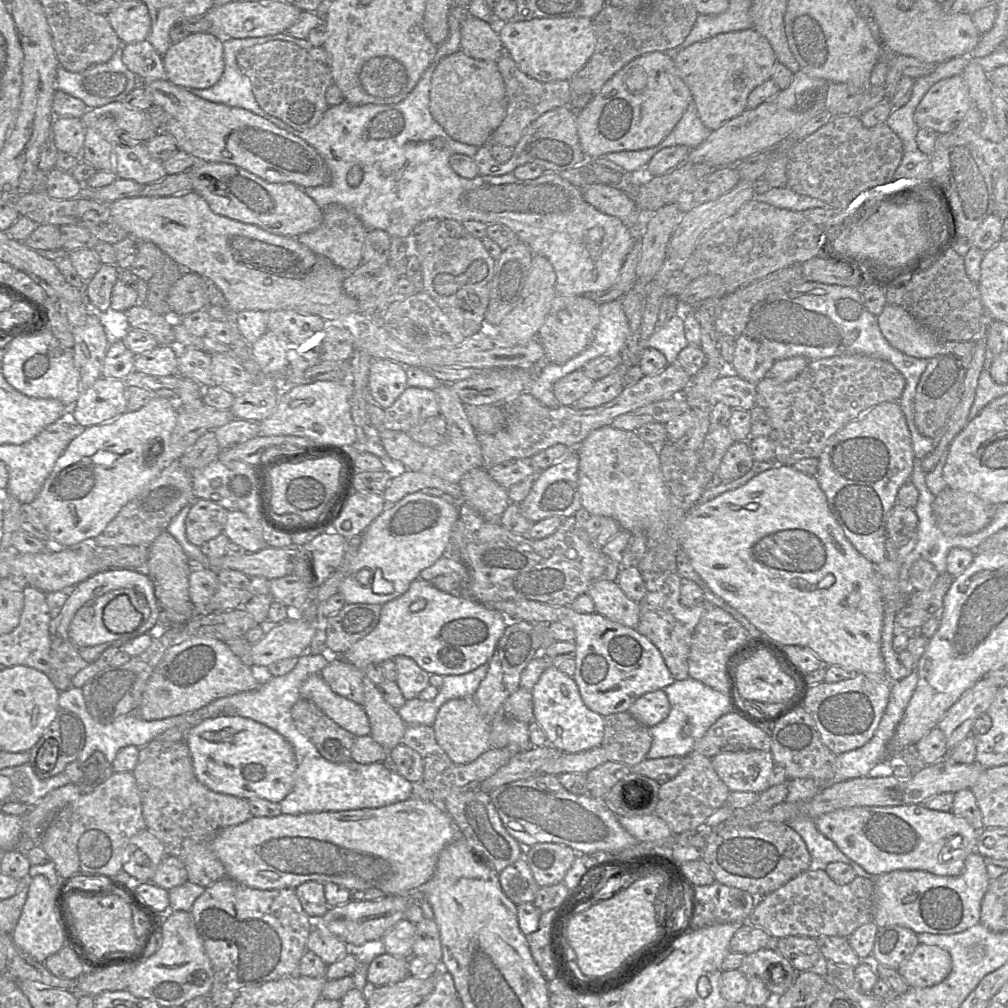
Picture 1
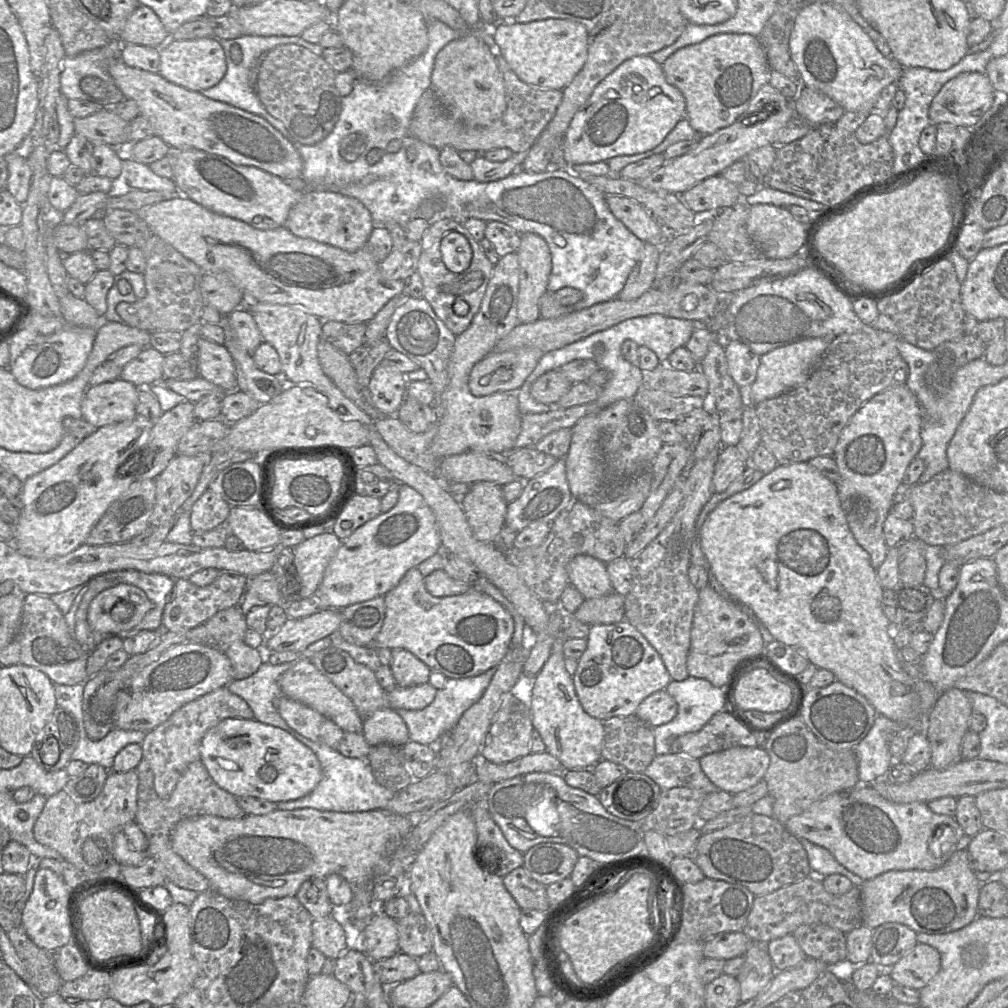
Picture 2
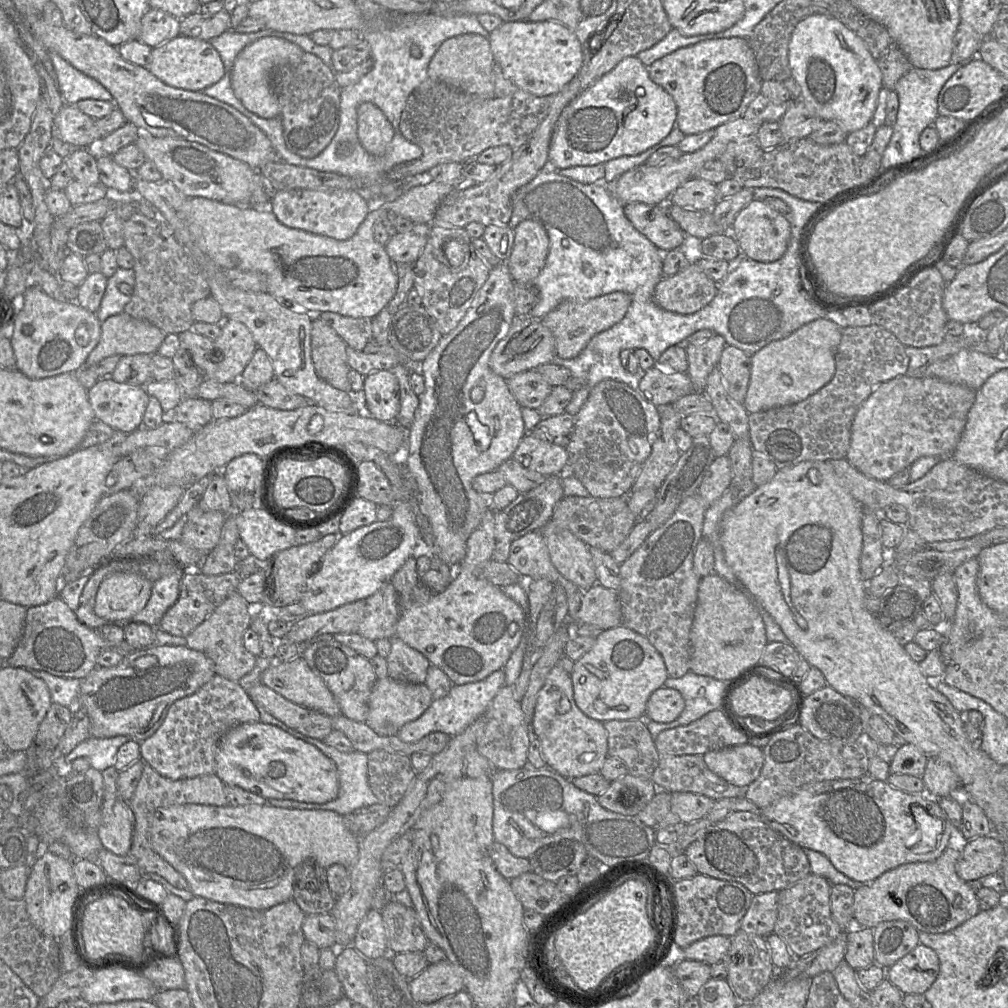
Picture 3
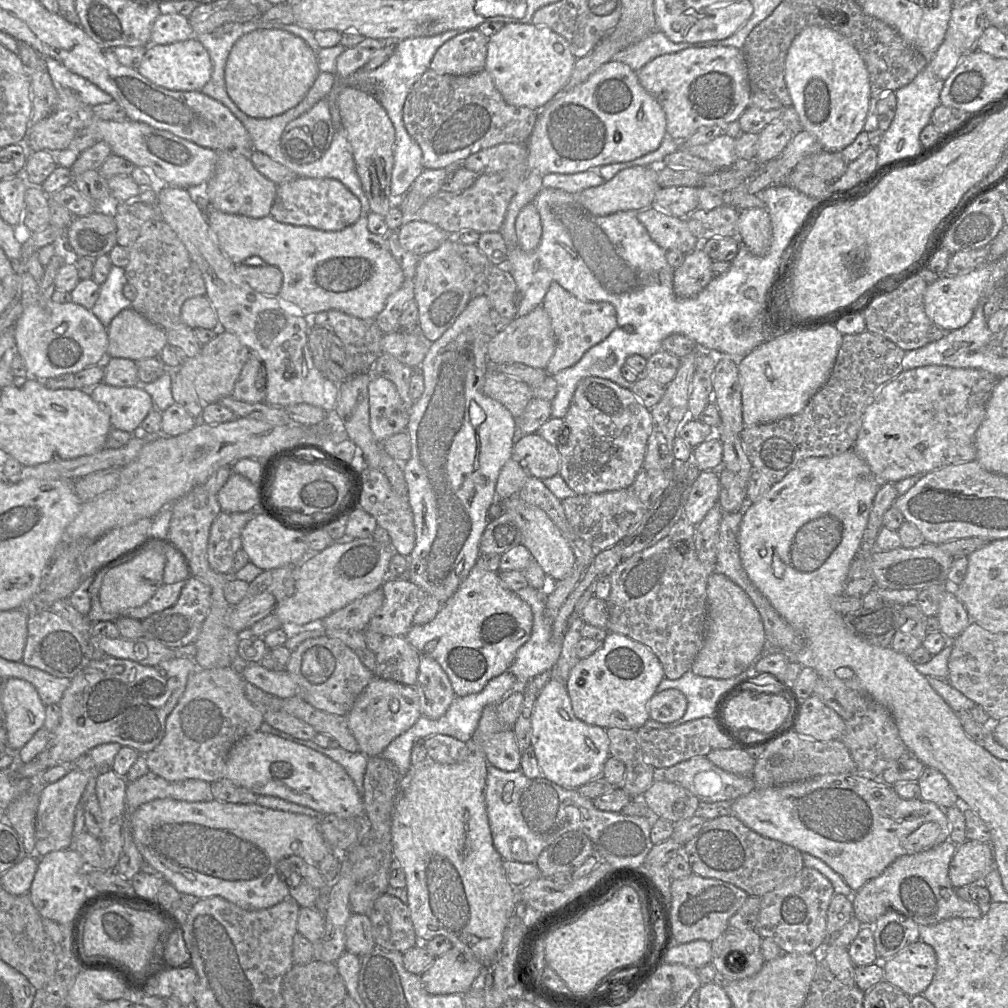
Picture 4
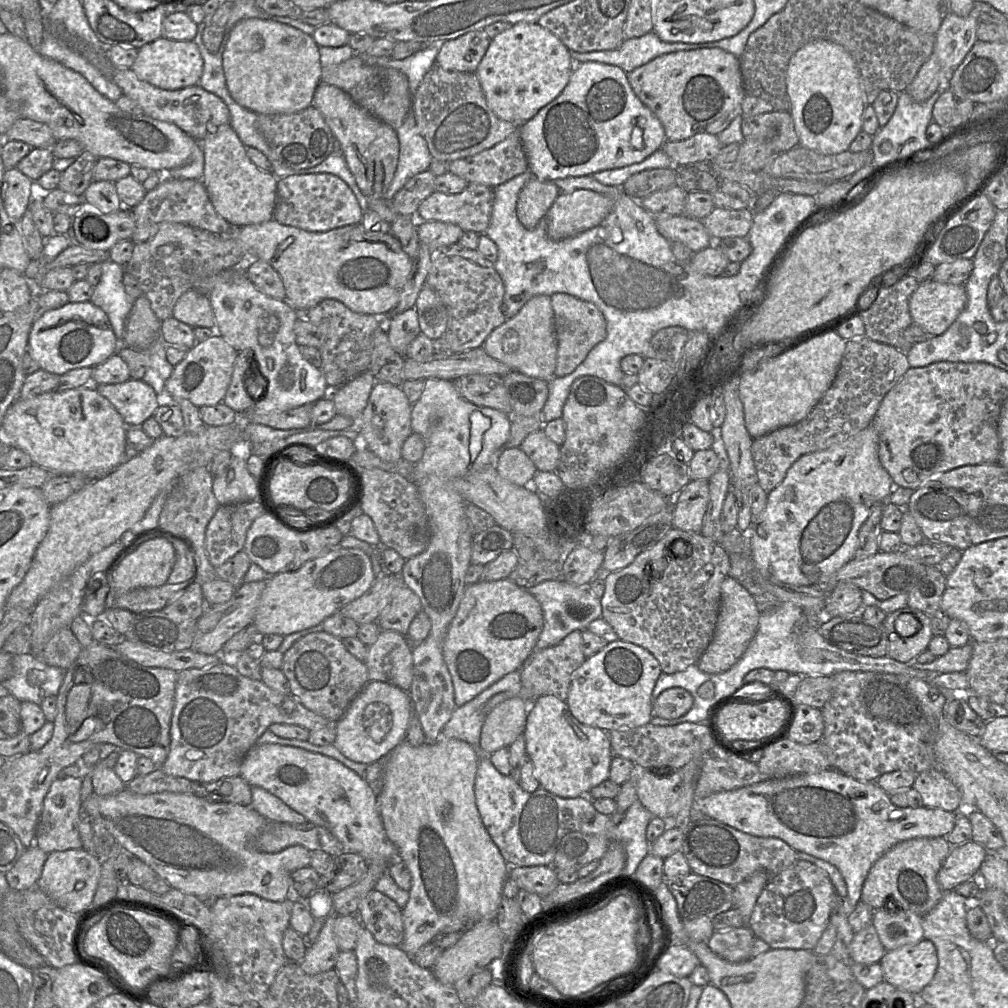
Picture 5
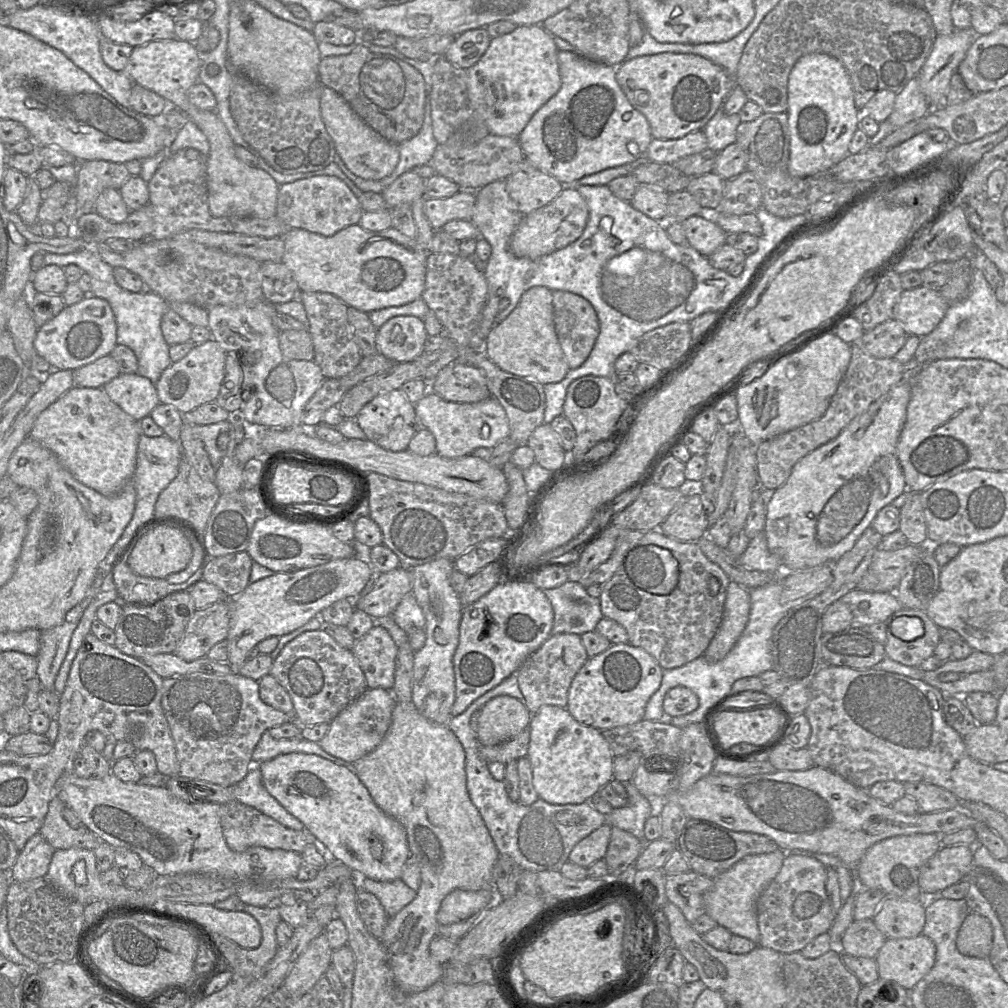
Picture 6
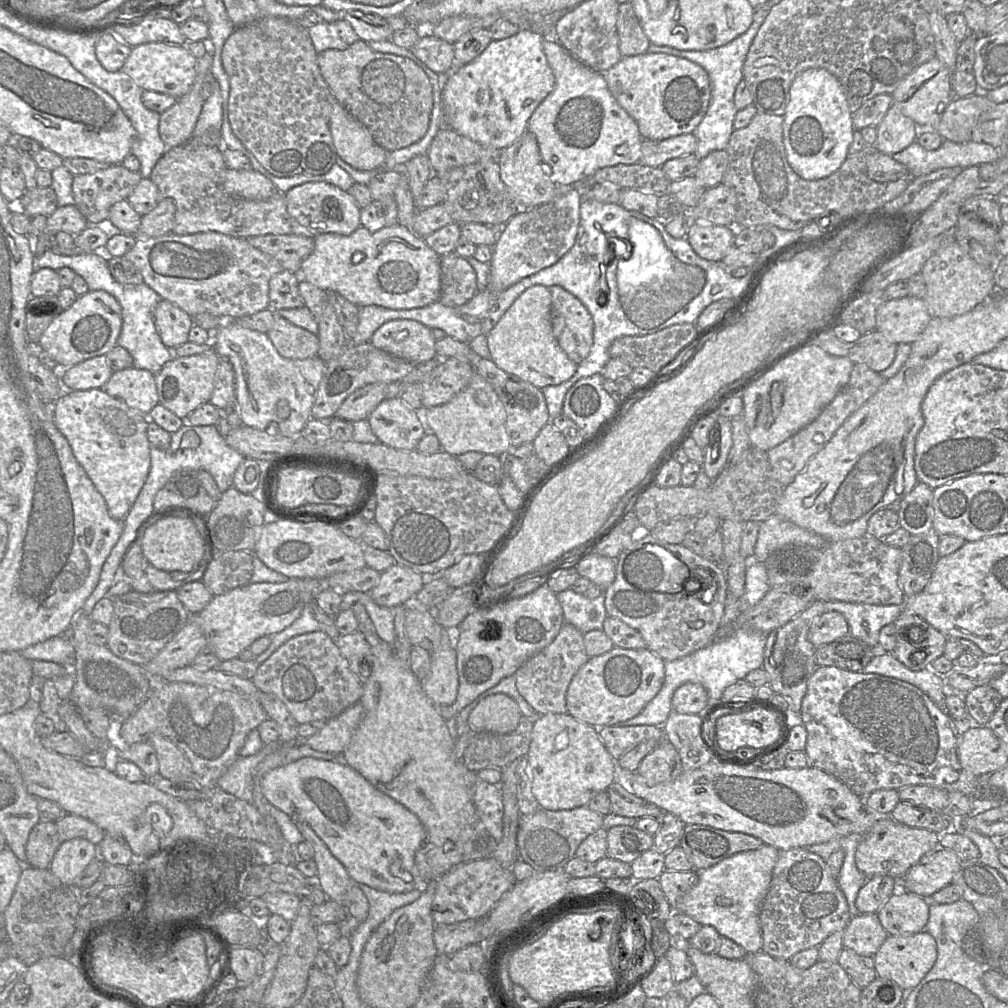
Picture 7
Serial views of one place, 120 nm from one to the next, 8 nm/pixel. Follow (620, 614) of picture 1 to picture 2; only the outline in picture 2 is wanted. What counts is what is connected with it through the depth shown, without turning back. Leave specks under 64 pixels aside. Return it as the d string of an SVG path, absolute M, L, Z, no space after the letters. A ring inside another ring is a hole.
M588 555L575 556L568 565L570 585L577 589L584 599L601 597L613 592L606 564Z

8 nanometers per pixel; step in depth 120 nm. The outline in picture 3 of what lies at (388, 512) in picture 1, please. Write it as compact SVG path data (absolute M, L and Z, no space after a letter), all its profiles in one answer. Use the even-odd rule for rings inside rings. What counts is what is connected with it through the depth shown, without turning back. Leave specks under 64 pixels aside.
M370 449L372 459L388 478L395 494L392 514L385 521L375 521L343 535L329 549L309 575L299 603L308 614L331 611L345 604L366 599L390 582L394 573L413 556L417 545L418 528L414 513L406 501L406 480L401 468L377 449Z

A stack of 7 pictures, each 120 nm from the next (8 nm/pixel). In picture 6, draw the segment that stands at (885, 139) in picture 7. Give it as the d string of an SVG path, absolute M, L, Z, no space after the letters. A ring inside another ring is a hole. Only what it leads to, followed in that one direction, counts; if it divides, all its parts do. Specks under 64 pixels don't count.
M918 75L908 81L903 90L896 94L894 108L887 120L900 128L921 118L929 111L928 102L921 92Z

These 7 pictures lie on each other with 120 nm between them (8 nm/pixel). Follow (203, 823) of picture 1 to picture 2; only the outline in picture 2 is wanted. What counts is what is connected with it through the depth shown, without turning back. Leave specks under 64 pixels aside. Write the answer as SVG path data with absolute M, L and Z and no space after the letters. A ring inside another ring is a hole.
M142 759L135 770L139 778L135 821L146 836L147 857L155 859L163 866L167 881L198 893L209 890L210 884L207 878L174 852L171 835L176 825L187 818L210 815L236 819L246 815L236 797L215 783L201 760L187 767L171 795L165 799L160 798L155 791L154 774L146 760Z

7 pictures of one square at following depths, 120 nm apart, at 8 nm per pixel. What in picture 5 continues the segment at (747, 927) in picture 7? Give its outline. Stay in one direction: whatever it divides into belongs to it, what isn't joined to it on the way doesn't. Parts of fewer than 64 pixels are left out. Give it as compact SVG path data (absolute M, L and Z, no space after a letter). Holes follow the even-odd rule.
M755 872L750 877L737 884L734 888L734 906L744 919L744 926L749 927L749 921L756 901L769 882L766 872Z

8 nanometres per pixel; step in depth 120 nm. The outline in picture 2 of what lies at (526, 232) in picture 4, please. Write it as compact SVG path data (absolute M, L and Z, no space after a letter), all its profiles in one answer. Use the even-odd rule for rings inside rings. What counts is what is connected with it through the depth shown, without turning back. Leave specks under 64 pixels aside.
M534 233L521 234L521 243L516 252L520 268L518 323L527 324L540 318L538 302L547 292L552 270L551 253L547 242Z

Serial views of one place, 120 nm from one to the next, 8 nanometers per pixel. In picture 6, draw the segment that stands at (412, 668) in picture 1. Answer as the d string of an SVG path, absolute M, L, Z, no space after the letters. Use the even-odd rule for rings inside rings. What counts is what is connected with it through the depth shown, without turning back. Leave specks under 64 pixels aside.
M375 624L365 635L359 639L355 639L351 652L357 659L360 668L363 671L367 688L392 690L394 686L395 661L398 646L383 626Z

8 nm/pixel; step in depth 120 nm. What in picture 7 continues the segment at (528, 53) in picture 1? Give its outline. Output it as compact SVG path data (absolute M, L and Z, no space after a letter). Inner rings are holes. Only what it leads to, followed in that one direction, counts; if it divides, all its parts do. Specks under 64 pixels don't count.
M520 30L509 38L492 40L486 49L470 63L465 65L456 65L456 67L448 75L444 76L444 85L441 92L444 123L447 125L447 127L485 147L497 150L502 150L509 147L518 138L520 138L521 135L527 131L528 121L535 109L553 91L555 87L555 77L543 51L544 39L545 38L538 33L529 30Z

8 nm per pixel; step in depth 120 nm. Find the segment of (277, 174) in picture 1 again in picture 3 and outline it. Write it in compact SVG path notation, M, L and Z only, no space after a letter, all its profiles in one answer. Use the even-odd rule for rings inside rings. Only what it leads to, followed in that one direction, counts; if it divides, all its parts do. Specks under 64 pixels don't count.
M42 17L30 23L31 33L49 53L56 53L83 74L102 84L113 96L127 122L145 130L154 137L170 137L196 142L209 149L226 154L259 168L276 159L275 151L267 136L250 119L238 110L202 91L188 91L163 83L147 69L124 60L116 47L95 35L72 32L65 26L47 25Z

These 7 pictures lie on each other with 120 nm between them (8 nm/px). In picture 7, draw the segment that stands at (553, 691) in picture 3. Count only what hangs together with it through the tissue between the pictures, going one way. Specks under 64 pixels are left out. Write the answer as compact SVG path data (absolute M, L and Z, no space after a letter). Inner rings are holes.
M547 713L534 719L527 753L531 790L540 808L569 810L584 807L597 793L617 780L617 762L604 746L598 728L570 714Z

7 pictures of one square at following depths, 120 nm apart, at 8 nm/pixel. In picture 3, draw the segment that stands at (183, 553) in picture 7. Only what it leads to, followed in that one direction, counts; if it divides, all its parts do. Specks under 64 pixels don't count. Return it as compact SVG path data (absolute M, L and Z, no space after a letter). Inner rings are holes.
M116 572L102 581L95 600L97 616L109 622L128 621L151 596L152 582L131 572Z

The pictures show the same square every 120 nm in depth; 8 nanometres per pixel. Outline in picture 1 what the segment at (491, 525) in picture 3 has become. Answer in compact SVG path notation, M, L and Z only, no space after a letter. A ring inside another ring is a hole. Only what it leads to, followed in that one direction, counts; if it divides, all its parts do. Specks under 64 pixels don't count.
M476 468L467 472L459 481L462 500L474 508L485 520L500 523L500 518L511 503L507 490L497 484L485 468ZM419 577L412 581L405 593L381 606L377 625L345 651L342 658L363 672L370 663L381 664L387 659L403 655L413 659L430 675L466 674L489 662L508 621L499 611L486 607L471 597L443 592Z

